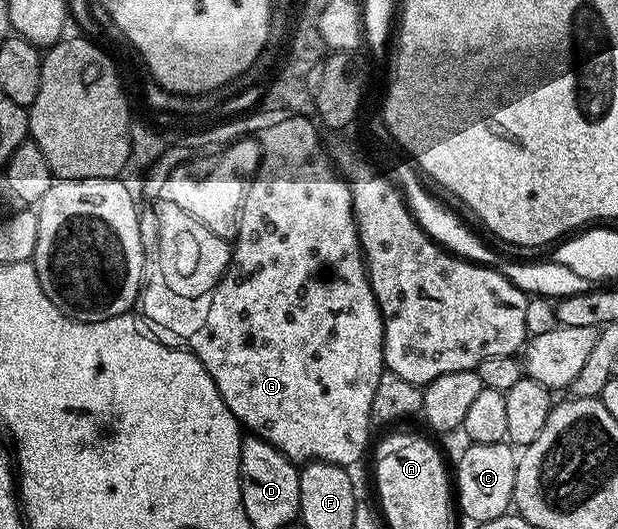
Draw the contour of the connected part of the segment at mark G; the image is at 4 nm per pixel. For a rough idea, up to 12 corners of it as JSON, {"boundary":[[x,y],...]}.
{"boundary":[[272,122],[220,282],[139,298],[292,462],[364,454],[384,364],[352,193]]}

